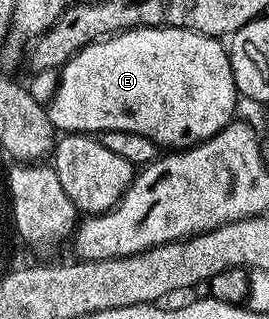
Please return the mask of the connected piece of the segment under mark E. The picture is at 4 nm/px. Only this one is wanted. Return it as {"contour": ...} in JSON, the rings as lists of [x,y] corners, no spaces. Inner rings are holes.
{"contour":[[[140,26],[138,30],[123,30],[112,38],[102,38],[99,42],[92,42],[69,59],[60,67],[55,96],[47,103],[49,119],[54,127],[61,132],[100,132],[102,130],[122,130],[123,132],[139,132],[139,136],[147,136],[163,148],[188,148],[196,146],[198,142],[206,142],[215,136],[229,122],[234,121],[239,103],[235,76],[231,72],[231,60],[226,43],[219,38],[212,38],[194,30],[171,28],[170,26]]]}

